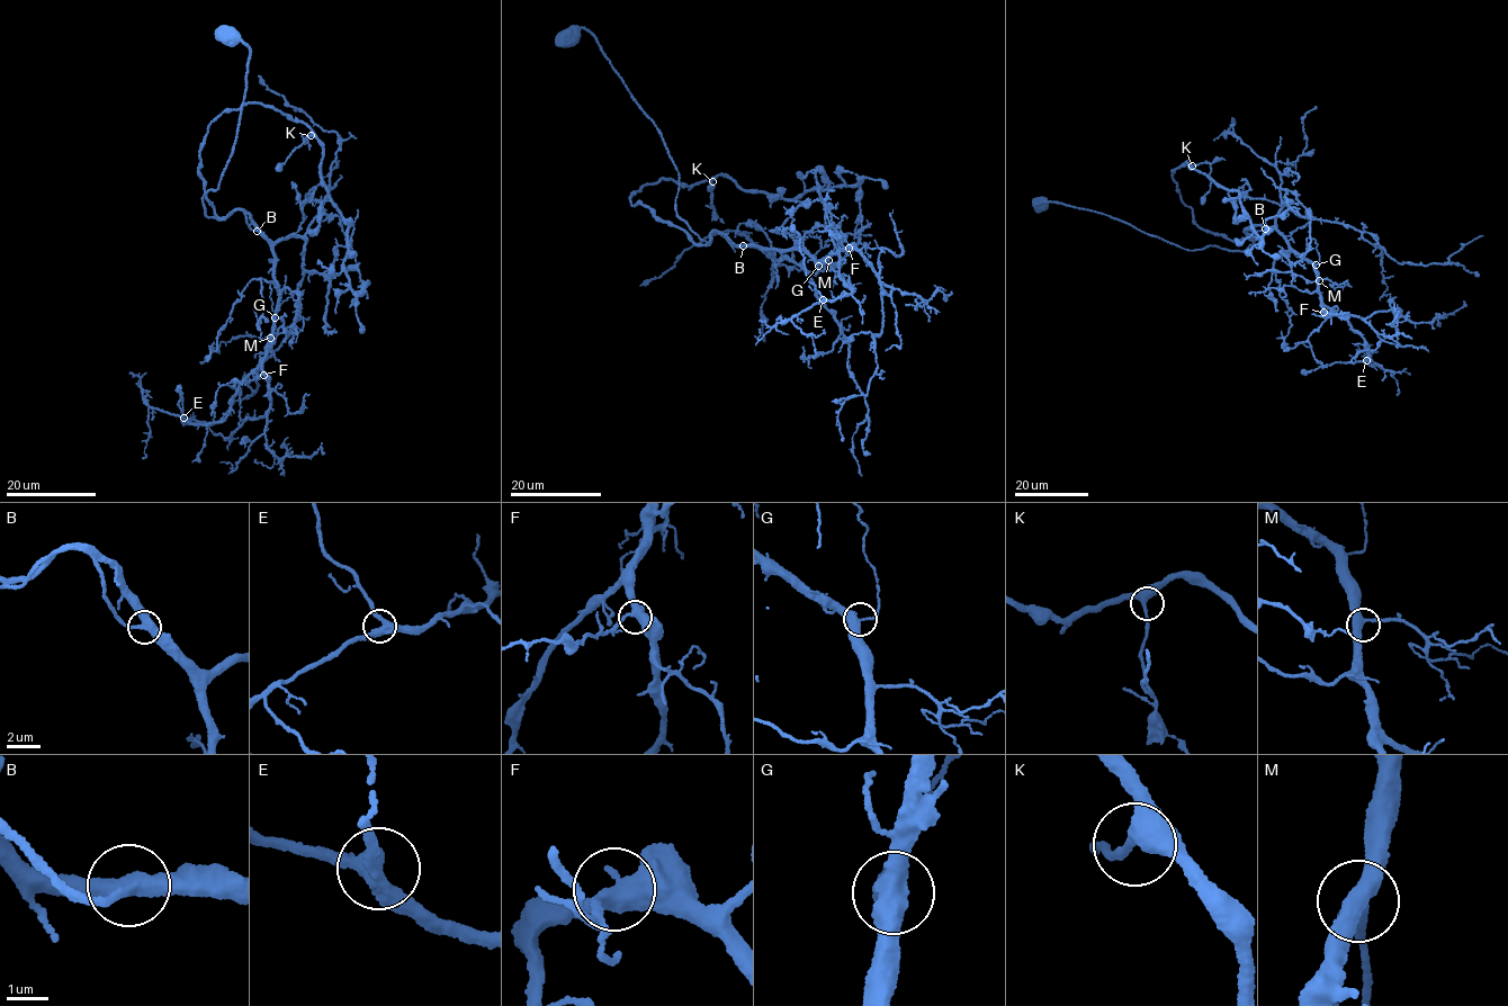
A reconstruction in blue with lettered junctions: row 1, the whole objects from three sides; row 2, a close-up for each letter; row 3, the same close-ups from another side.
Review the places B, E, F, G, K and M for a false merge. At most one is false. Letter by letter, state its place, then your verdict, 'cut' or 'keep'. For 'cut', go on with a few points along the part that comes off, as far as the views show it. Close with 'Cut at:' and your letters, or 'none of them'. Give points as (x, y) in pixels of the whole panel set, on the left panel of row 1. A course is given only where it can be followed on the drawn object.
B: at (257, 231); keep
E: at (183, 418); keep
F: at (263, 375); keep
G: at (275, 317); keep
K: at (311, 135); keep
M: at (270, 338); keep
Cut at: none of them

